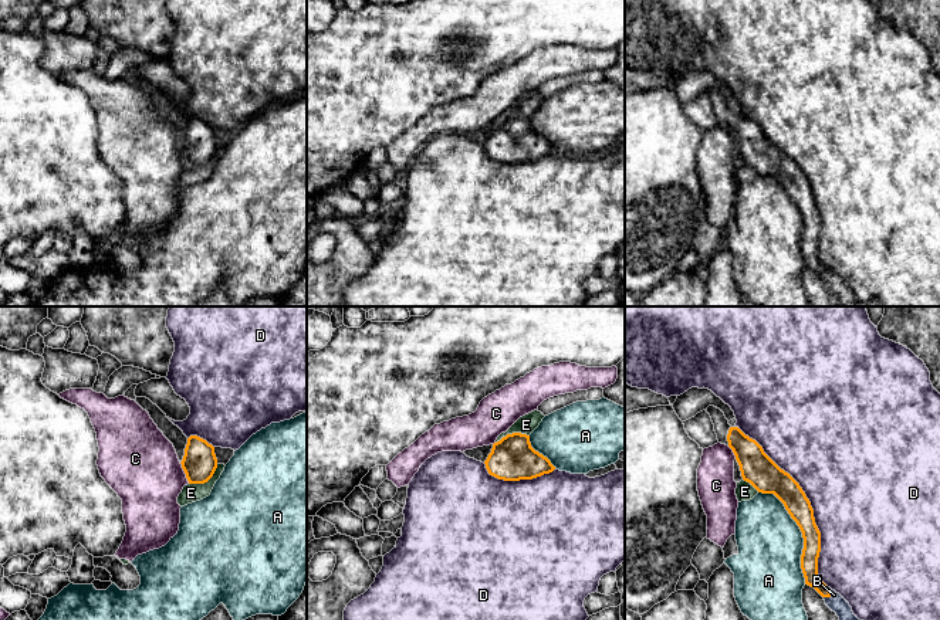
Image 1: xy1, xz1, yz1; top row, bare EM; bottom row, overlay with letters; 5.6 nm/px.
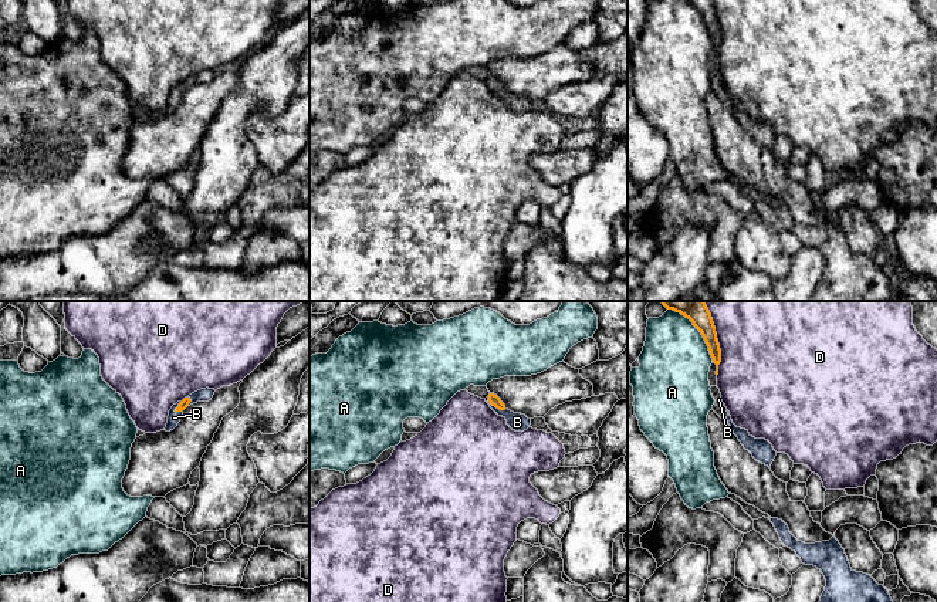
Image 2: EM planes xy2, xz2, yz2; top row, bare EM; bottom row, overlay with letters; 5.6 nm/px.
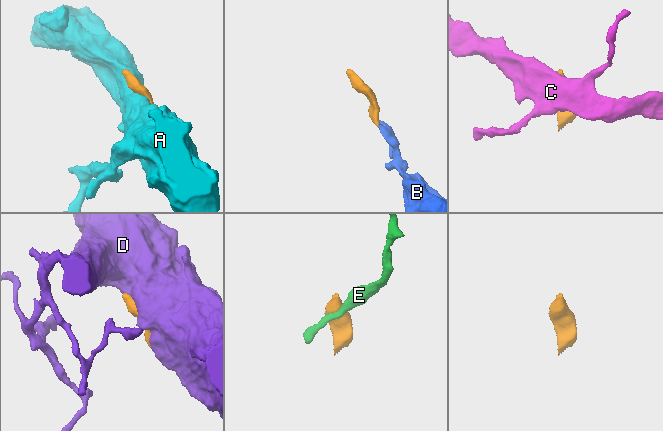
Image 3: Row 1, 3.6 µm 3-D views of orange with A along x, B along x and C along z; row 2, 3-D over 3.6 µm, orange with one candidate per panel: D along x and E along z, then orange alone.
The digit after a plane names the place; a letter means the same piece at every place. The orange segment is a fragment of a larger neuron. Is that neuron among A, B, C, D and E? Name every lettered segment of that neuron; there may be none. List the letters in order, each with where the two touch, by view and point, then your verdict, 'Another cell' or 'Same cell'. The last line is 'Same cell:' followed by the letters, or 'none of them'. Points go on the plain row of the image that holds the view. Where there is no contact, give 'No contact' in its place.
A: Touches orange at yz1 (801, 213). Another cell
B: Touches orange at xz2 (496, 88). Same cell
C: Touches orange at xy1 (185, 155). Another cell
D: Touches orange at yz1 (810, 186). Another cell
E: Touches orange at xy1 (206, 163). Another cell
Same cell: B

